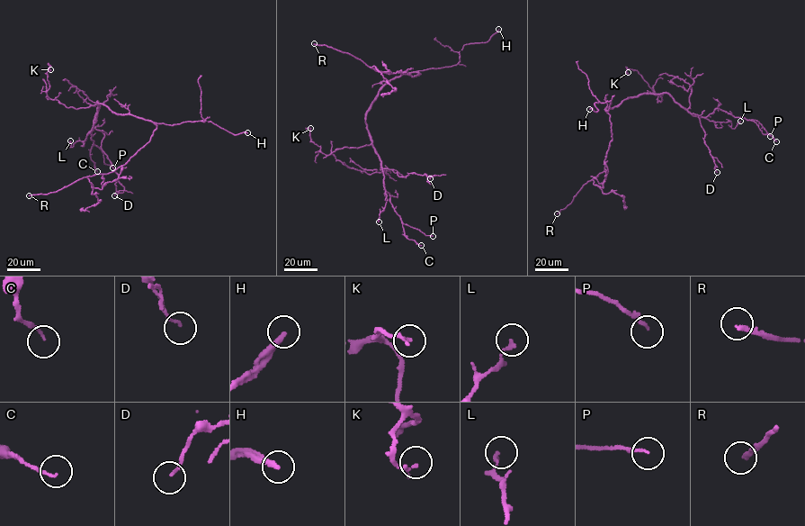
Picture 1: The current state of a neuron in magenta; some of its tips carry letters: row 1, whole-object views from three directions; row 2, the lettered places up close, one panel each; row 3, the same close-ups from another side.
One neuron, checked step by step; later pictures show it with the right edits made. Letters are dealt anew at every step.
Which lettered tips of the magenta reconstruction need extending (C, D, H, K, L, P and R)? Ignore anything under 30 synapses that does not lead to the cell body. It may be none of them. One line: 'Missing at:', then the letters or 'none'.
Missing at: H, R

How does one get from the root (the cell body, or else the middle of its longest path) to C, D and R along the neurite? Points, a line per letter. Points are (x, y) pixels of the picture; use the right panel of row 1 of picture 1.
C: (609, 108), (643, 94), (667, 93), (693, 115), (705, 117), (719, 108), (735, 117), (757, 121), (776, 141)
D: (609, 108), (643, 94), (667, 93), (691, 113), (697, 115), (705, 134), (704, 143), (717, 172)
R: (609, 108), (605, 110), (610, 115), (612, 139), (603, 161), (604, 170), (583, 185), (571, 203), (557, 213)

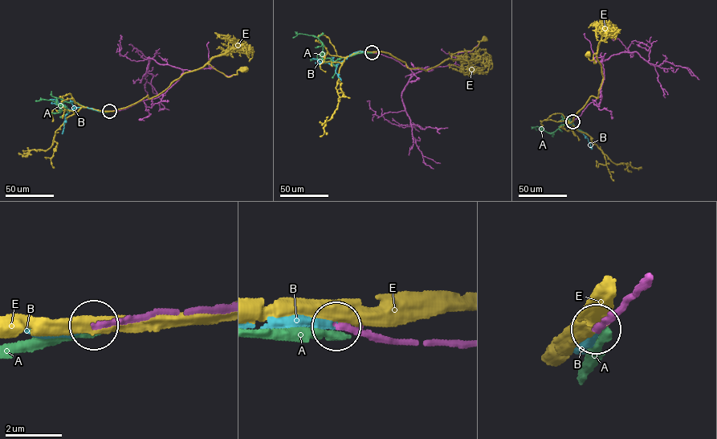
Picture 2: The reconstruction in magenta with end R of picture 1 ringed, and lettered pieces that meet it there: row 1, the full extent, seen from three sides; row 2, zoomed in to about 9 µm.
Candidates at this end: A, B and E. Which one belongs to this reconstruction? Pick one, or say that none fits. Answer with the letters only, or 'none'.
B

